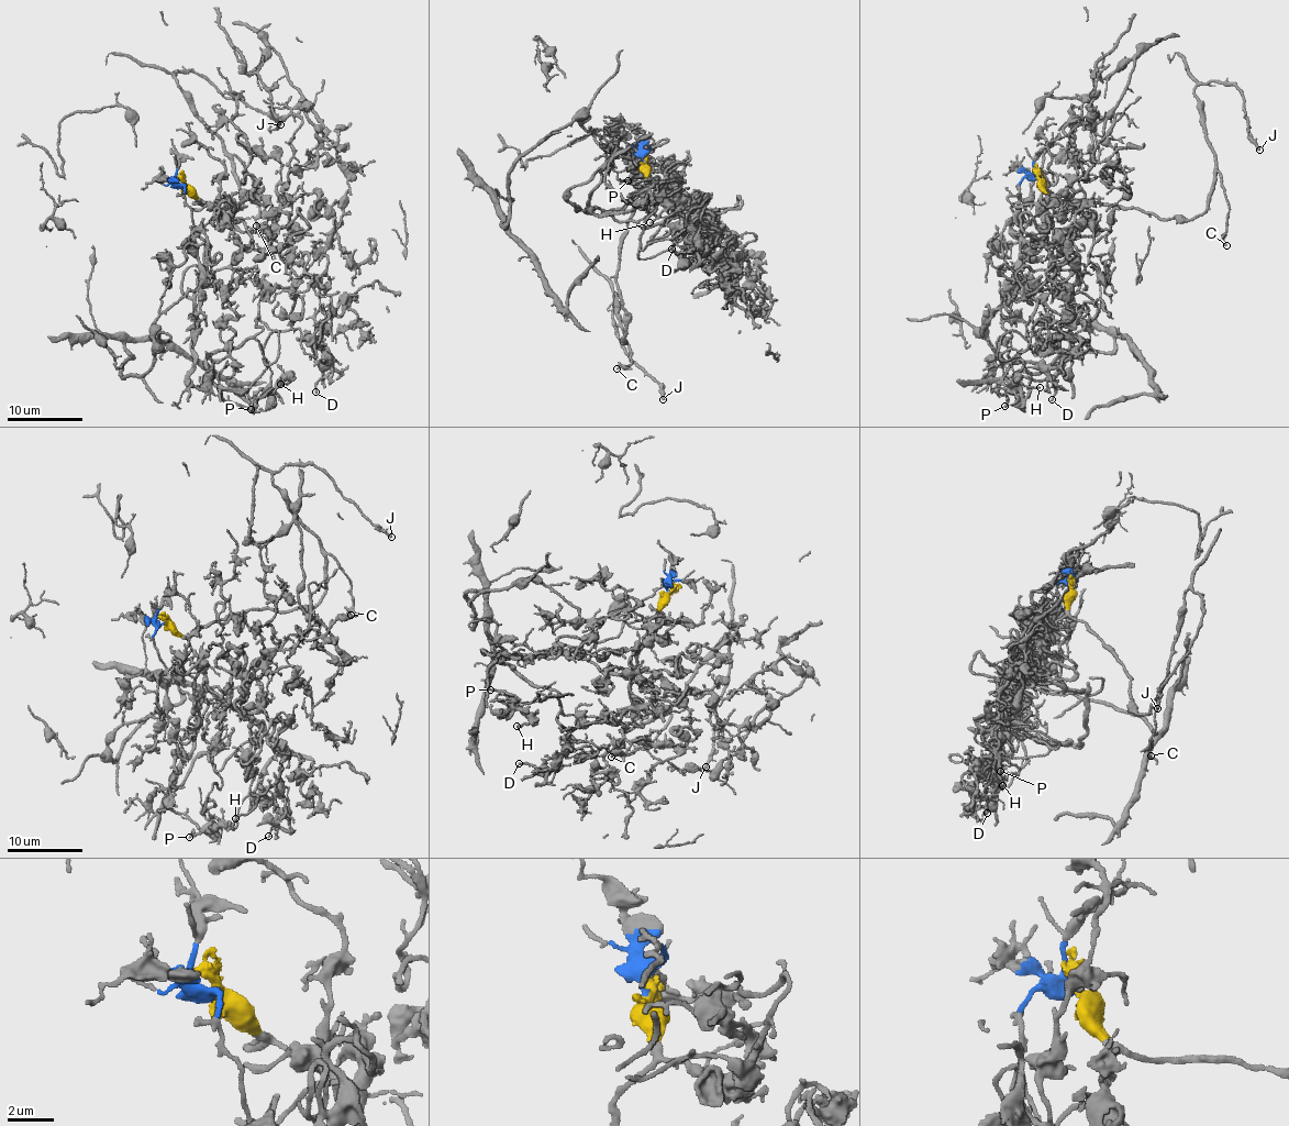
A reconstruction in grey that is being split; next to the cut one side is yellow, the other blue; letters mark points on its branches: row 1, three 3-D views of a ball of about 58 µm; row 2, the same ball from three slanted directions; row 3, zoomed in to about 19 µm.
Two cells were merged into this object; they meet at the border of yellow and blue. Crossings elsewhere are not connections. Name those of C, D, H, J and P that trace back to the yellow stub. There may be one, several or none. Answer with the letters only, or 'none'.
C, J

